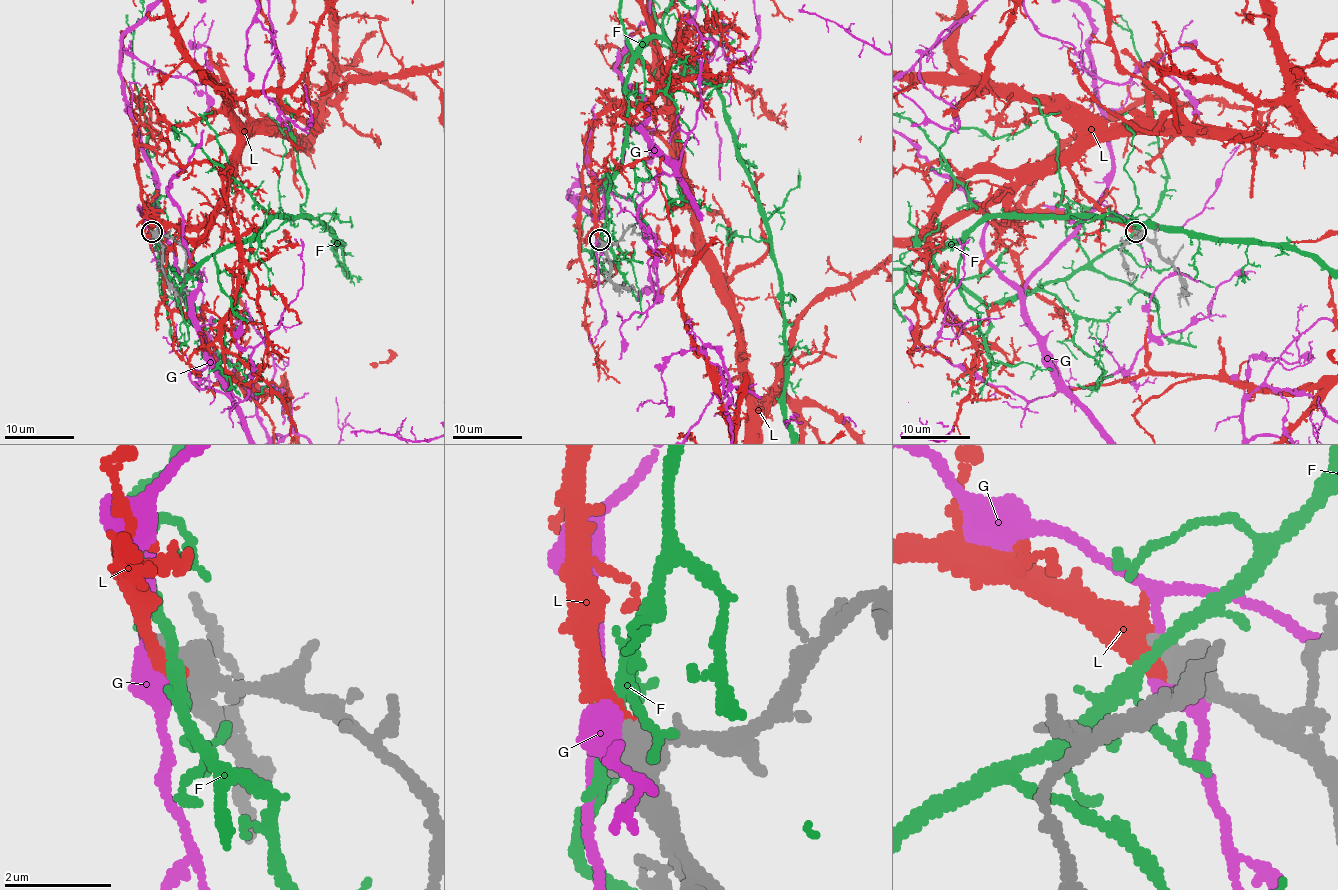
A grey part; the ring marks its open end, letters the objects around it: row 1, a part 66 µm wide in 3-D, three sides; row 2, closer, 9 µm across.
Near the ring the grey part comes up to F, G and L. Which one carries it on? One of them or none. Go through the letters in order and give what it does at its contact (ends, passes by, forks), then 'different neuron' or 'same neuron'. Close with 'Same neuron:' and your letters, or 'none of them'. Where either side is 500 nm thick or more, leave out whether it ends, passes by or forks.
F: different neuron
G: it passes by | different neuron
L: same neuron
Same neuron: L

